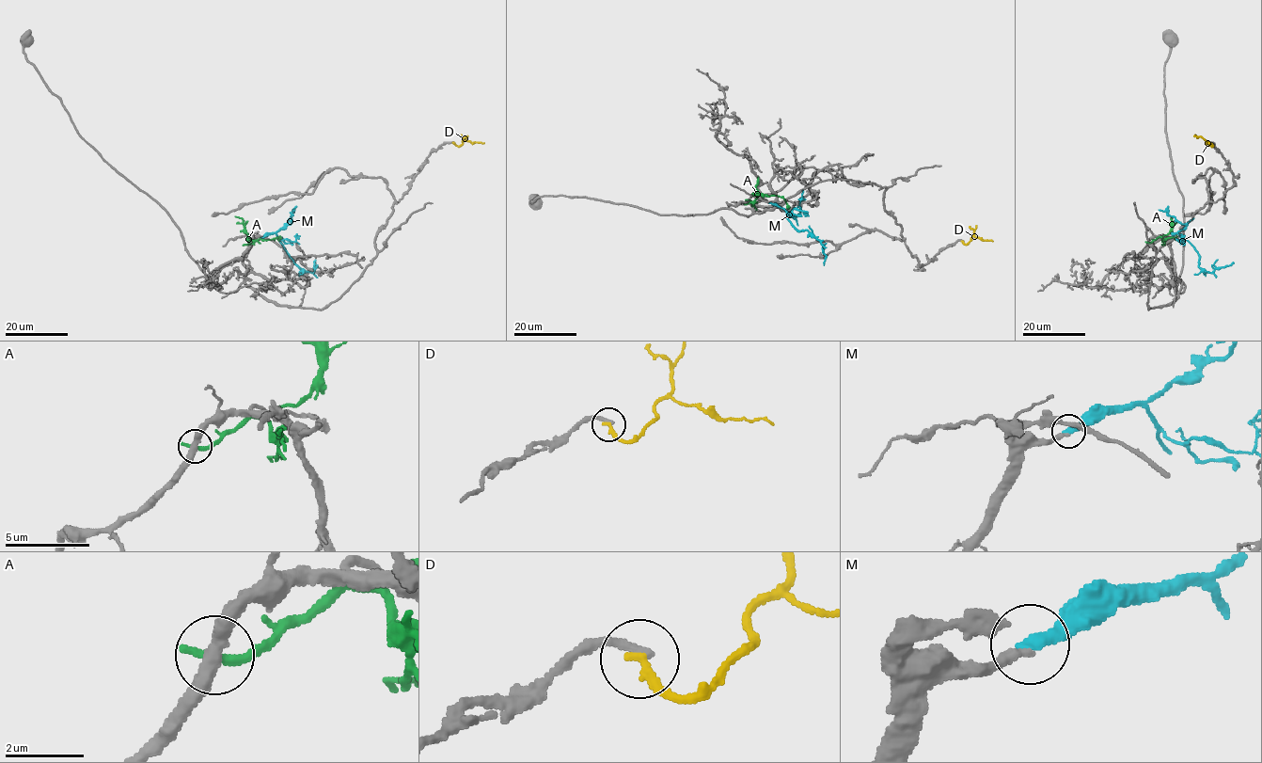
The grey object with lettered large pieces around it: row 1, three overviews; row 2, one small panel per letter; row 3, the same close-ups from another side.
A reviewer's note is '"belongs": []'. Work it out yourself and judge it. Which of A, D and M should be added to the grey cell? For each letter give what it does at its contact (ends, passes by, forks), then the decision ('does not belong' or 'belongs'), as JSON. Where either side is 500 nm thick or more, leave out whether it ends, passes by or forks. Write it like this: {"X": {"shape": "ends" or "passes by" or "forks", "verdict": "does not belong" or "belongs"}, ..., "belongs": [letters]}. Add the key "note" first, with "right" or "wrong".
{"note": "wrong", "A": {"shape": "ends", "verdict": "does not belong"}, "D": {"shape": "ends", "verdict": "does not belong"}, "M": {"shape": "ends", "verdict": "belongs"}, "belongs": ["M"]}

